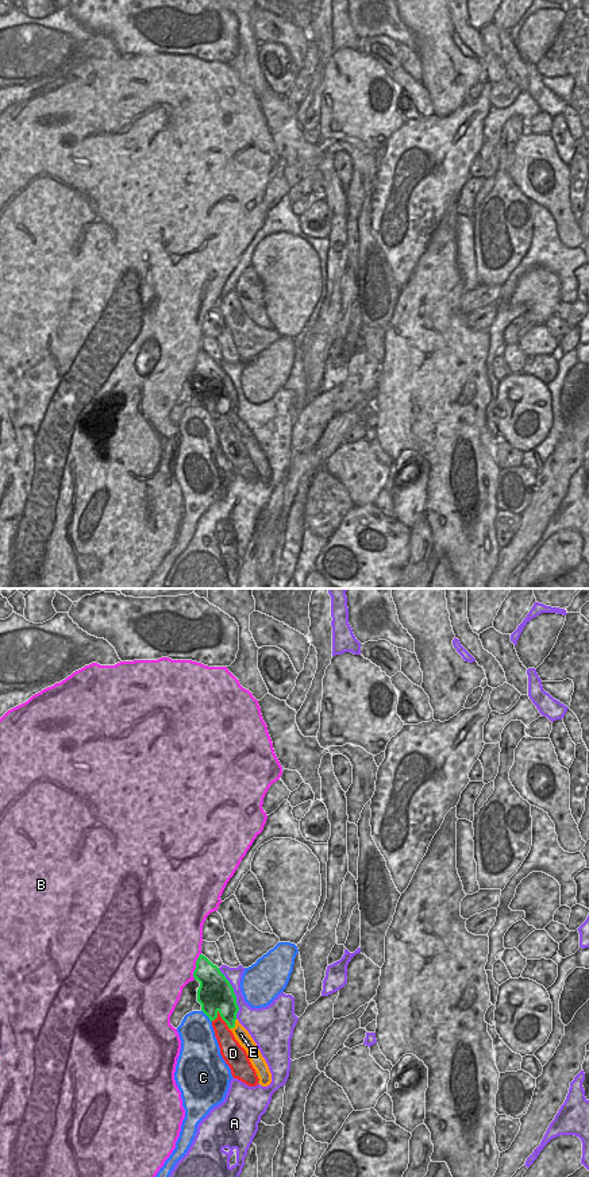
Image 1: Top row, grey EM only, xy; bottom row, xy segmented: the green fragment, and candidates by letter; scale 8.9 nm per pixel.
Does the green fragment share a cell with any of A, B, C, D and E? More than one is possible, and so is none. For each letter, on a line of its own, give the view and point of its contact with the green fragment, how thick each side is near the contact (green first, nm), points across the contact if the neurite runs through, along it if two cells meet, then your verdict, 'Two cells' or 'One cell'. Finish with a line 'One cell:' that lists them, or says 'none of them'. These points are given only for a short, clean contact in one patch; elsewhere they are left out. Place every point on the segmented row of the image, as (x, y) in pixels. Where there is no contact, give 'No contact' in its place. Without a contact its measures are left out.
A: Touches green at xy (234, 994). Thickness 320 nm (green) against 180 nm. Two cells
B: Touches green at xy (196, 967). Thickness 260 nm (green) against 480 nm. Two cells
C: Touches green at xy (207, 1015). Thickness 320 nm (green) against 320 nm. Two cells
D: Touches green at xy (222, 1018). Thickness 320 nm (green) against 170 nm. One cell
E: Touches green at xy (234, 1025). Thickness 220 nm (green) against 130 nm. Two cells
One cell: D.

